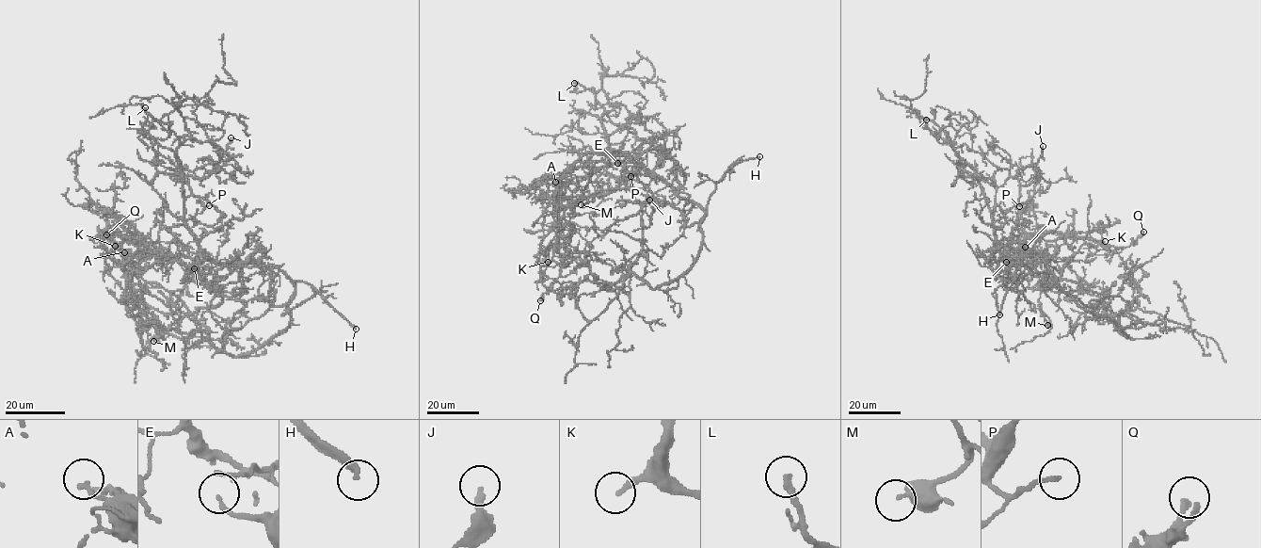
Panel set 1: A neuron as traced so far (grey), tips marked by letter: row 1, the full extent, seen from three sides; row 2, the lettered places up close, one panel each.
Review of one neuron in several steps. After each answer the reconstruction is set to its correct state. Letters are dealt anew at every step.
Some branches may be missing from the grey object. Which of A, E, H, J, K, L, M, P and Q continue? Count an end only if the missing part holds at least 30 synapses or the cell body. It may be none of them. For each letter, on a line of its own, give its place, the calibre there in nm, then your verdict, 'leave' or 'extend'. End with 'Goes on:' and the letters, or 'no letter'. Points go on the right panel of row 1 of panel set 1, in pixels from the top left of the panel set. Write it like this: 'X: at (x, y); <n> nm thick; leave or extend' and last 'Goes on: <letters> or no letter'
A: at (1025, 247); 160 nm thick; leave
E: at (1006, 262); 100 nm thick; leave
H: at (999, 314); 320 nm thick; extend
J: at (1043, 146); 240 nm thick; leave
K: at (1105, 241); 200 nm thick; extend
L: at (926, 120); 220 nm thick; extend
M: at (1047, 325); 320 nm thick; leave
P: at (1019, 206); 150 nm thick; extend
Q: at (1143, 232); 180 nm thick; leave
Goes on: H, K, L, P

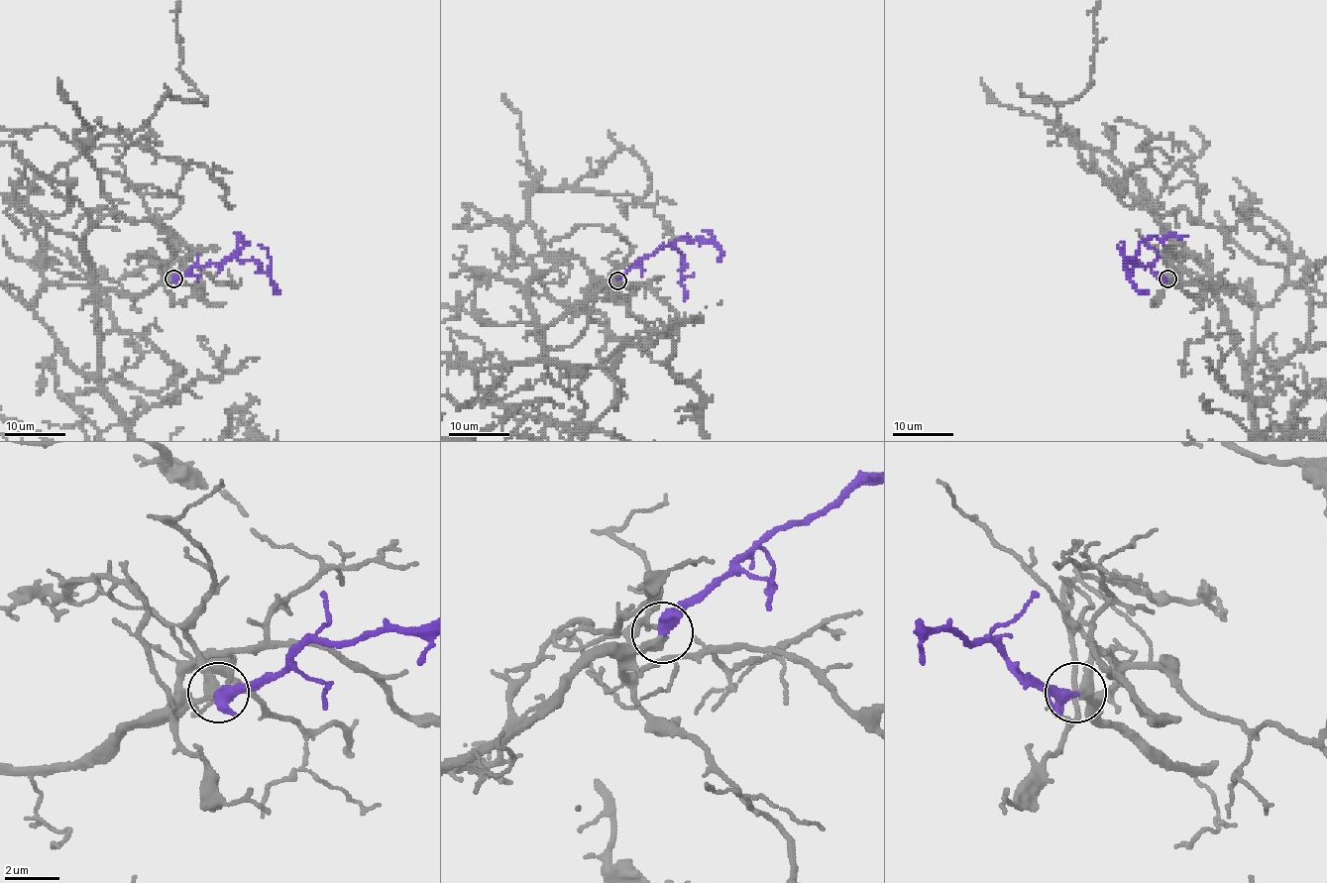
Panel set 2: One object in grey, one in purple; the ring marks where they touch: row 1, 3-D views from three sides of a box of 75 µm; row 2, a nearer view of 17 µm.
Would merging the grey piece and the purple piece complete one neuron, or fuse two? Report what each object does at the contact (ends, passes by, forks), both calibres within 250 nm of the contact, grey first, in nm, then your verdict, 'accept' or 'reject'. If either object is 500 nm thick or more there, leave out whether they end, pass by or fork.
grey passes by | purple passes by | 320/340 nm | accept

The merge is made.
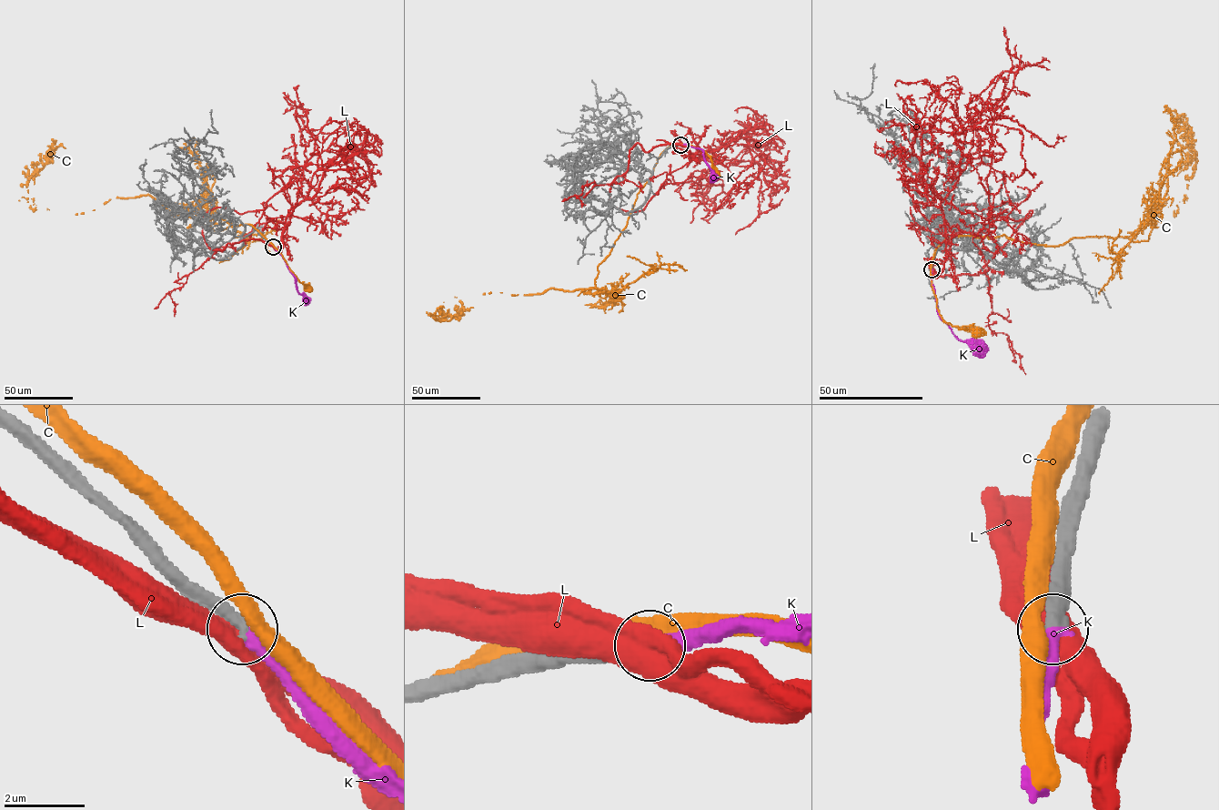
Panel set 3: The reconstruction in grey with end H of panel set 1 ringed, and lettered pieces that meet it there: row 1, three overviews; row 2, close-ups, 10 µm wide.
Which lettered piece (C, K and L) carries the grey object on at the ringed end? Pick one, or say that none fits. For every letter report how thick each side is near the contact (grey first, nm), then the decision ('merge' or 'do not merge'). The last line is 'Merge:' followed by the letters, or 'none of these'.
C: calibres 340 and 400 nm; do not merge
K: calibres 380 and 360 nm; merge
L: calibres 500 and 600 nm; do not merge
Merge: K

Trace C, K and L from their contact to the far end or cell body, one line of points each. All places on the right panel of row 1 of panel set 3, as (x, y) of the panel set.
C: (931, 269), (931, 285), (940, 315), (951, 325), (977, 334)
K: (931, 269), (931, 281), (937, 313), (957, 337), (979, 355), (981, 351)
L: (931, 268), (943, 268), (947, 249), (941, 199), (921, 170), (924, 133), (1006, 116), (1048, 146), (1062, 140)

